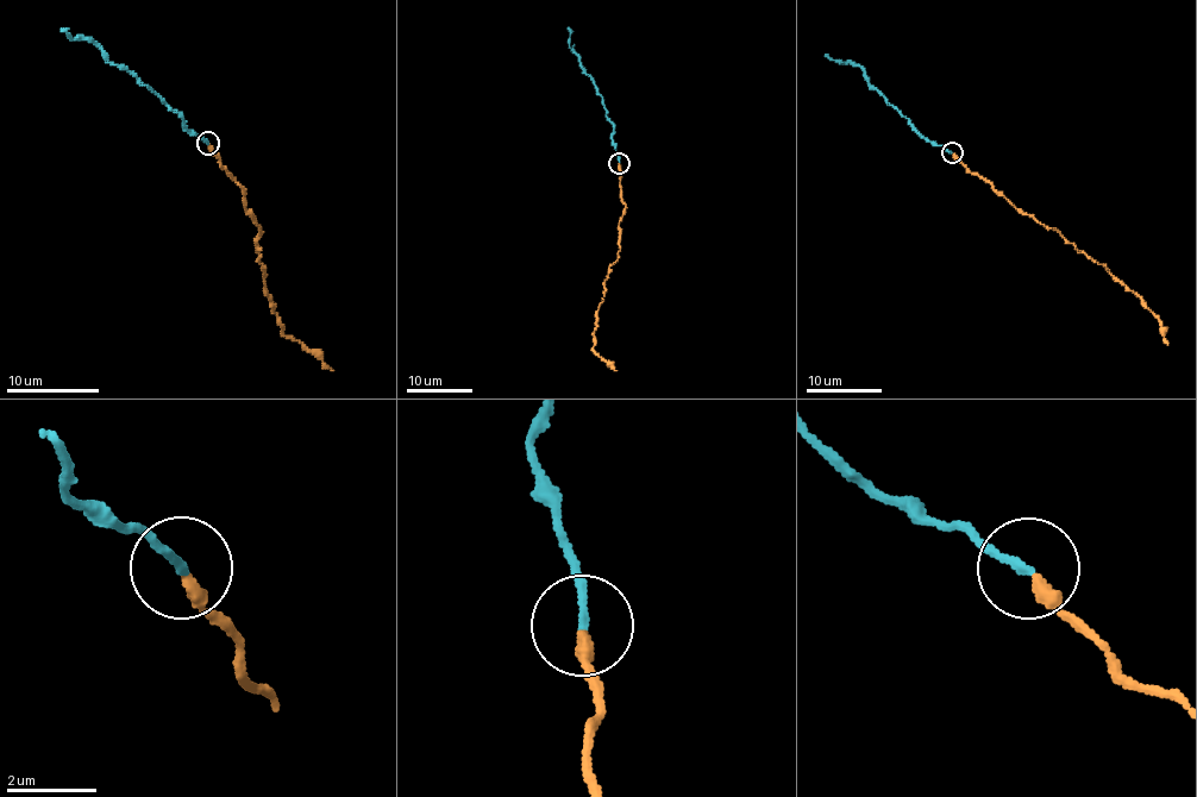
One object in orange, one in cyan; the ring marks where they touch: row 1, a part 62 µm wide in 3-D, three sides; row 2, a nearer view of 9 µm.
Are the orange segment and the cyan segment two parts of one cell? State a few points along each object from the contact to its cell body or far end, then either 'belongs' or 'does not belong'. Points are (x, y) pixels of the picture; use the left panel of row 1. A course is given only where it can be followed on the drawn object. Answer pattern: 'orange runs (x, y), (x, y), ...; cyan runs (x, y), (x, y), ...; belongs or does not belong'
orange runs (208, 144), (221, 167), (243, 187), (245, 209), (261, 227), (255, 243), (283, 333), (302, 343), (333, 370); cyan runs (208, 144), (186, 129), (182, 117), (108, 60), (93, 42), (71, 37), (61, 29); belongs

